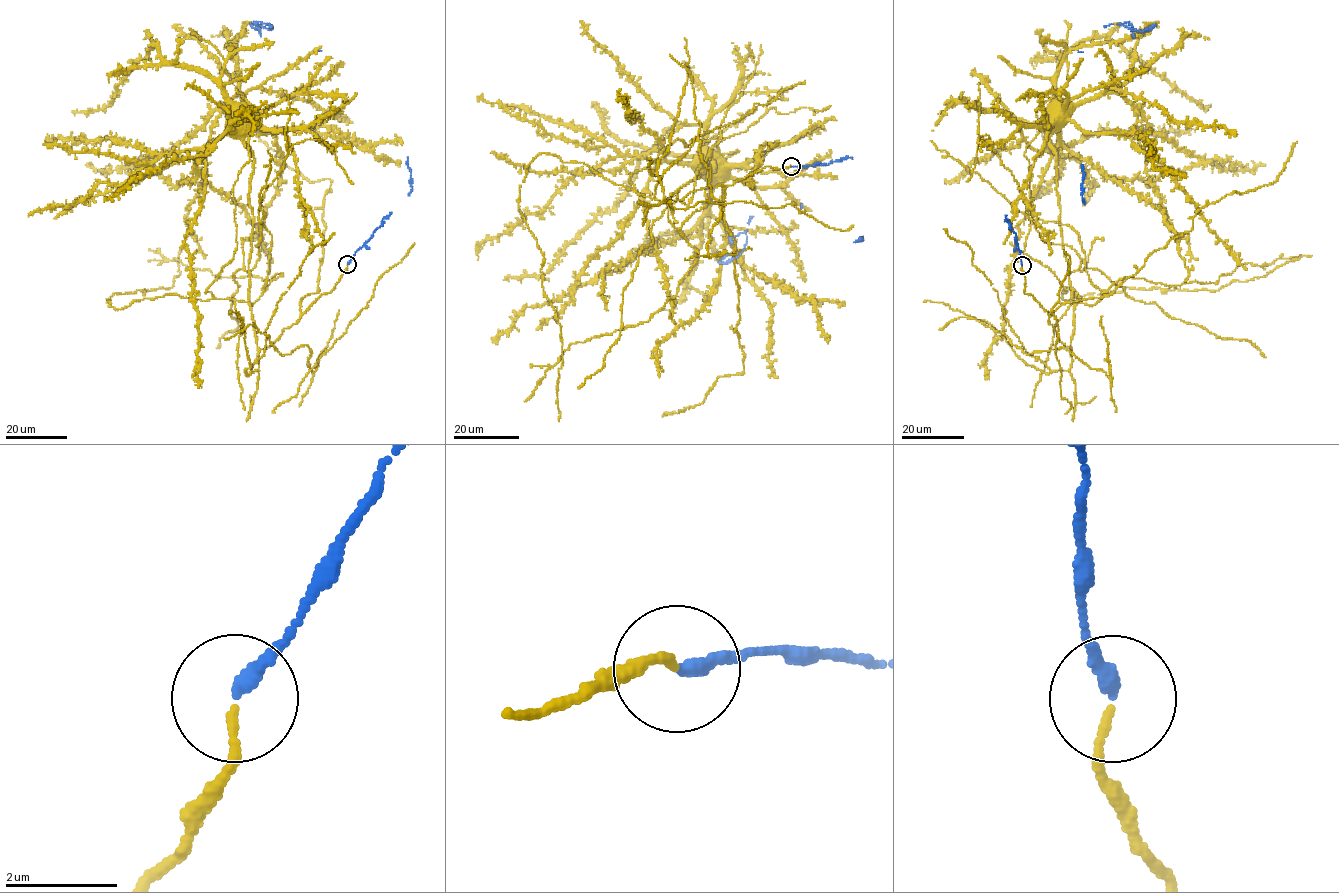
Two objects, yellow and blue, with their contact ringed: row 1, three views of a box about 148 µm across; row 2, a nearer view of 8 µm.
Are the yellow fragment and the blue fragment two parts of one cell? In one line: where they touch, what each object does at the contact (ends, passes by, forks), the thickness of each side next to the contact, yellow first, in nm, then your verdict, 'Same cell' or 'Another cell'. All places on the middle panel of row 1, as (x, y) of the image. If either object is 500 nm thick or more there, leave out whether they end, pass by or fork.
Place: (791, 166). At the ring yellow ends. At the ring blue ends. Thickness 140 nm (yellow) against 240 nm. Another cell

